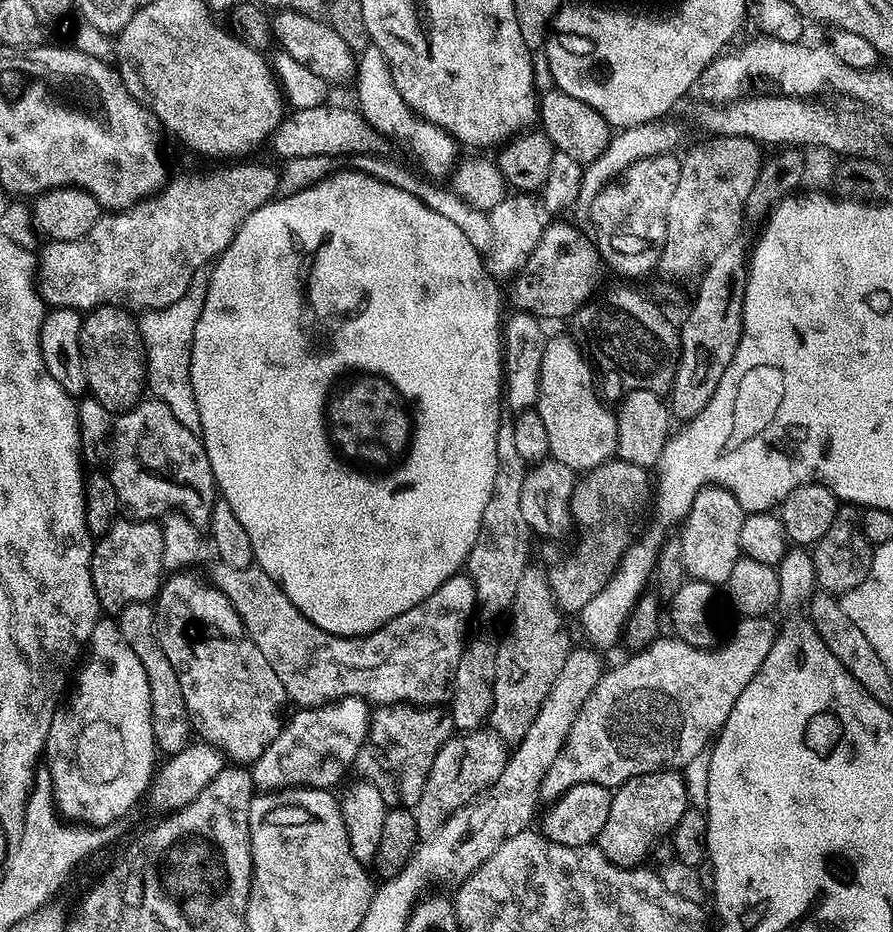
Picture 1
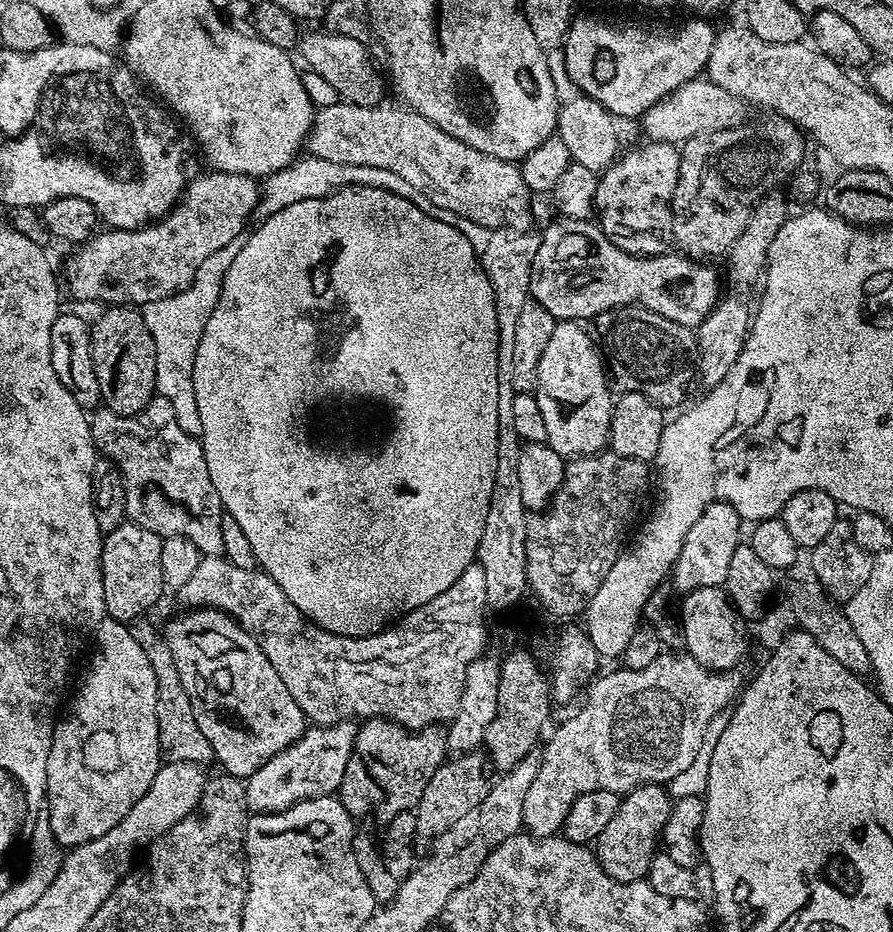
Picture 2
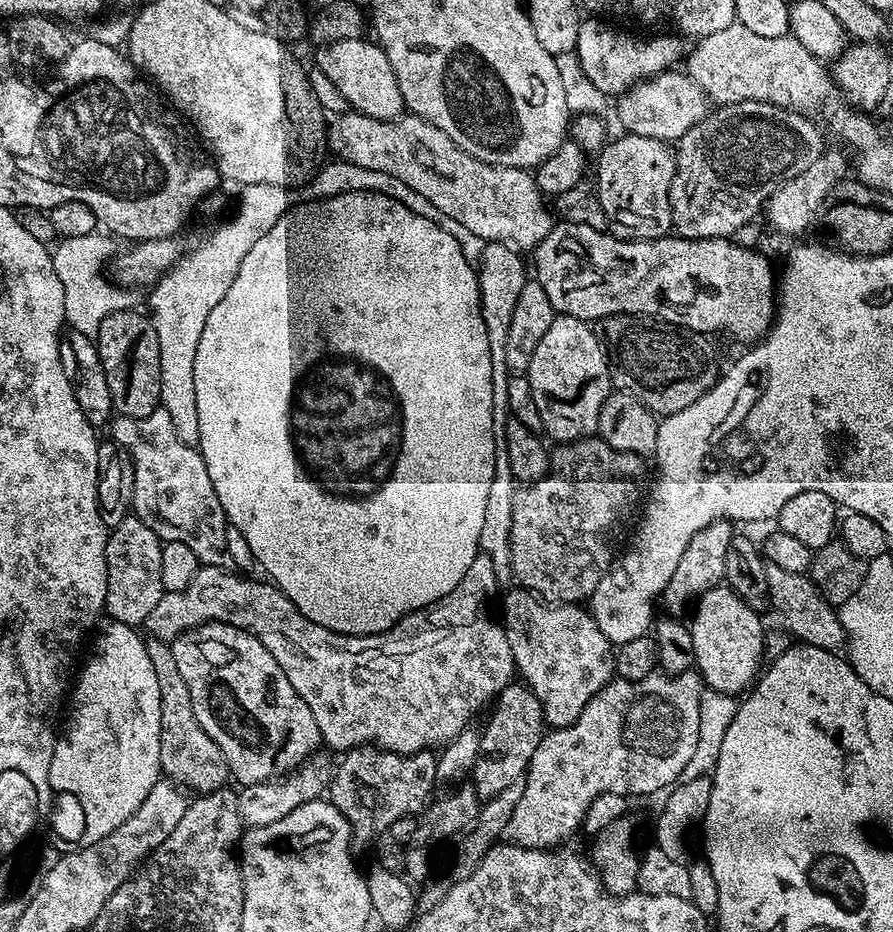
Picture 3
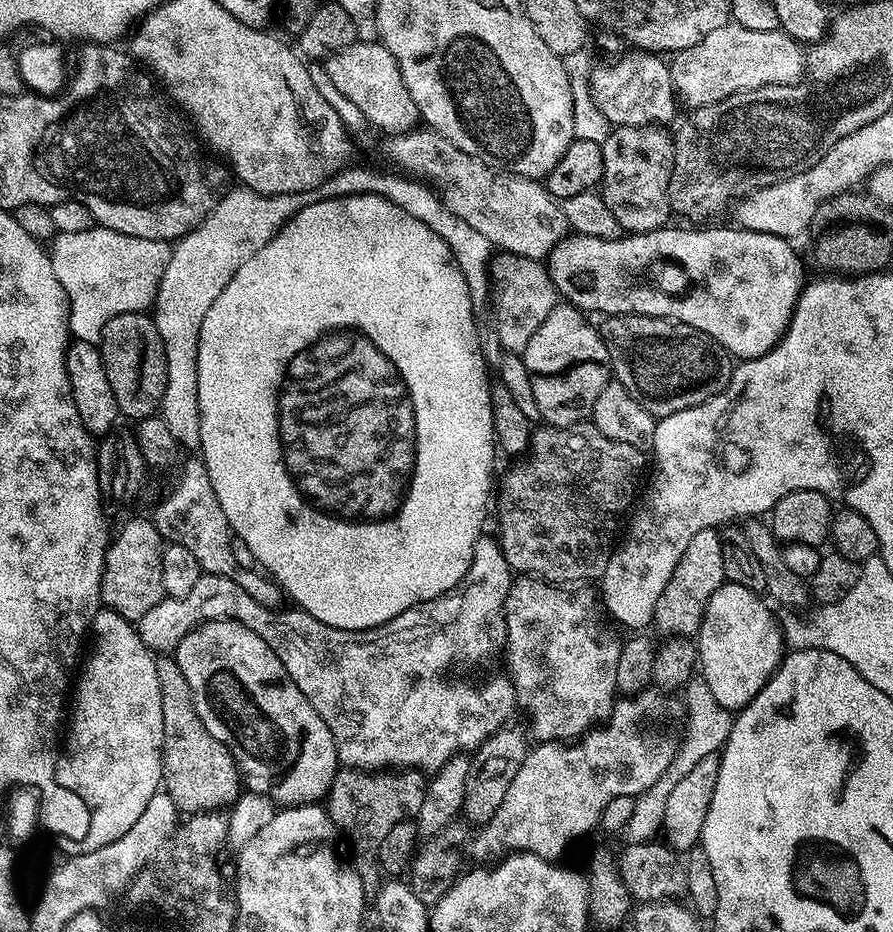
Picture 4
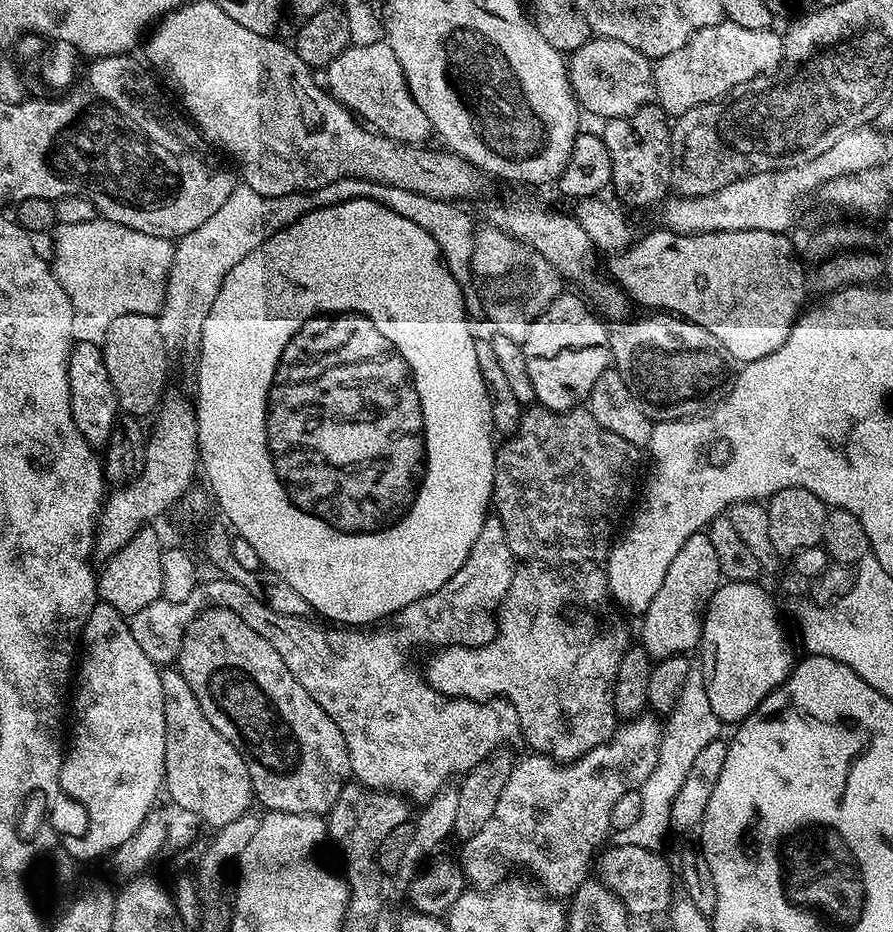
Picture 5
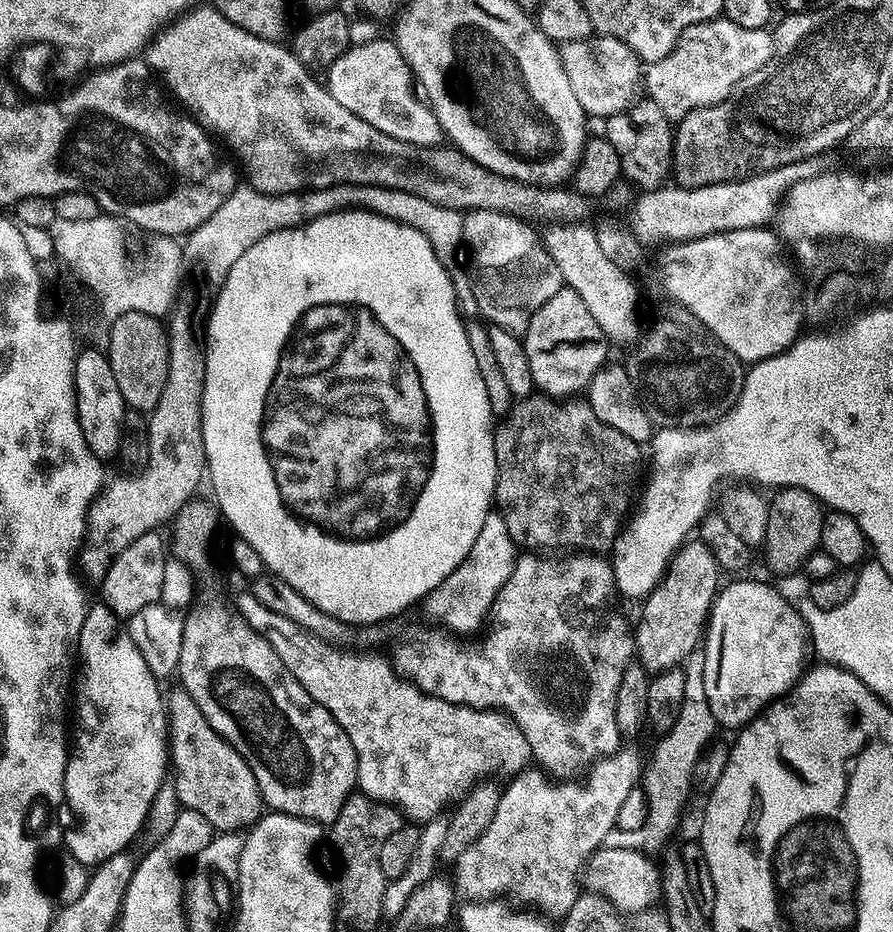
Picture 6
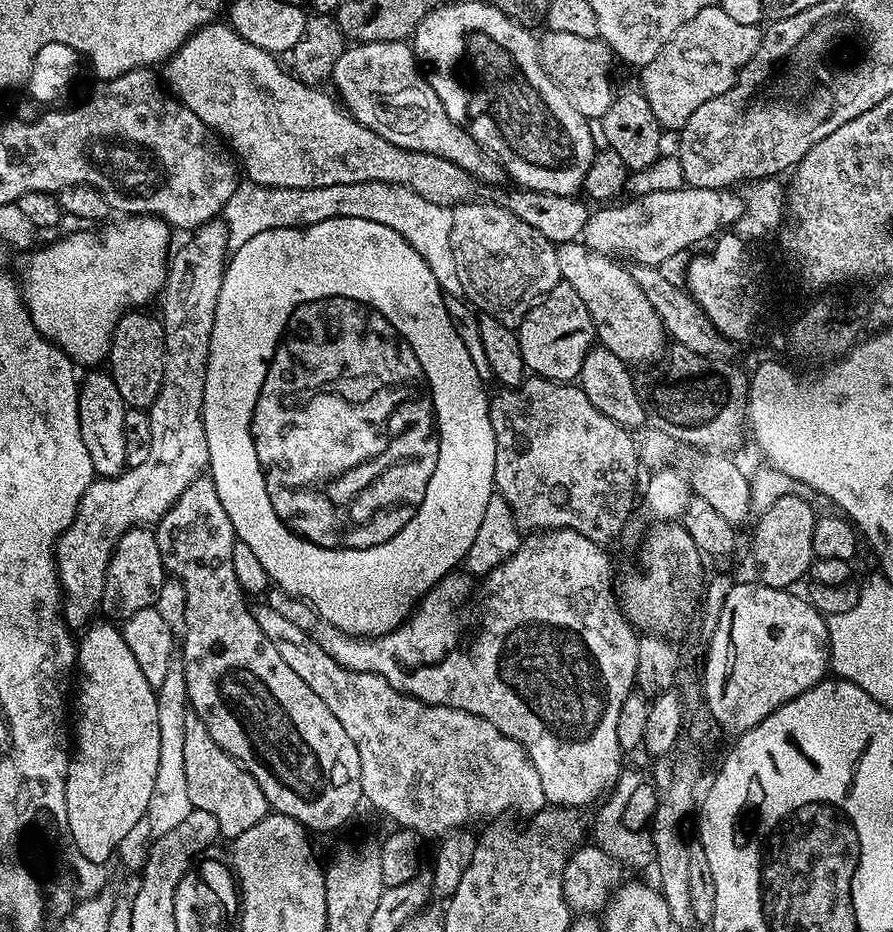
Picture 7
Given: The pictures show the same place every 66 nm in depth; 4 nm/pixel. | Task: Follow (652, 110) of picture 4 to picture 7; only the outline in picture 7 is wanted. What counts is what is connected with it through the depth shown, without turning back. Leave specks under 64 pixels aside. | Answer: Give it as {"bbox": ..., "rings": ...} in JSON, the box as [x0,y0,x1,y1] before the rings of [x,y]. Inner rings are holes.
{"bbox":[538,31,614,119],"rings":[[[545,31],[538,42],[540,61],[556,85],[570,97],[572,105],[588,119],[600,119],[612,105],[614,87],[610,84],[610,68],[614,53],[600,38],[586,39],[574,34]]]}

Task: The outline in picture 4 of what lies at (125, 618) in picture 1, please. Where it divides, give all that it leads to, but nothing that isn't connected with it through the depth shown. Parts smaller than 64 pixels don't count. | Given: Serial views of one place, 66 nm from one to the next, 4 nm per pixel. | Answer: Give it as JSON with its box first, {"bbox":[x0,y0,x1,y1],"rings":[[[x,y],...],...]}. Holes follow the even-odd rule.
{"bbox":[156,654,242,814],"rings":[[[160,654],[156,656],[158,670],[158,690],[162,690],[162,738],[164,753],[163,787],[174,798],[177,808],[184,814],[197,812],[214,812],[227,809],[233,805],[242,793],[242,777],[236,760],[210,730],[198,718],[194,706],[194,694],[190,694],[190,682],[182,674],[175,655]]]}

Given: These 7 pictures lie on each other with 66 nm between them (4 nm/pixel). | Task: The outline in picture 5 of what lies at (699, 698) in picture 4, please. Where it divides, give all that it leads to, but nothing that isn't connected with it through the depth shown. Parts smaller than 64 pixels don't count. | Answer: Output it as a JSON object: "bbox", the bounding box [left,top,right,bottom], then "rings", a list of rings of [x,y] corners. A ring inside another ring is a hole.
{"bbox":[612,662,722,850],"rings":[[[692,662],[685,686],[678,697],[676,708],[670,713],[664,728],[664,741],[660,743],[660,757],[650,772],[650,778],[640,785],[638,791],[642,794],[642,814],[625,830],[625,832],[612,832],[612,844],[622,846],[642,846],[653,850],[659,849],[660,843],[667,838],[672,828],[671,804],[678,797],[679,790],[694,766],[695,758],[706,746],[715,740],[721,739],[722,721],[710,706],[710,694],[706,694],[704,677],[706,673],[699,663]]]}

